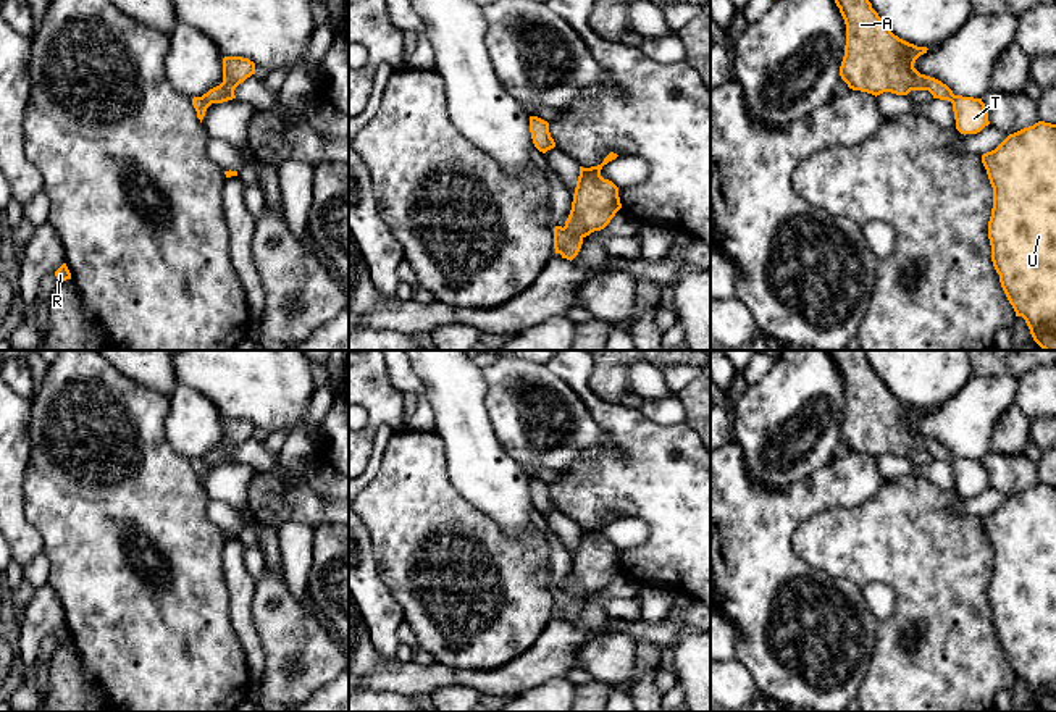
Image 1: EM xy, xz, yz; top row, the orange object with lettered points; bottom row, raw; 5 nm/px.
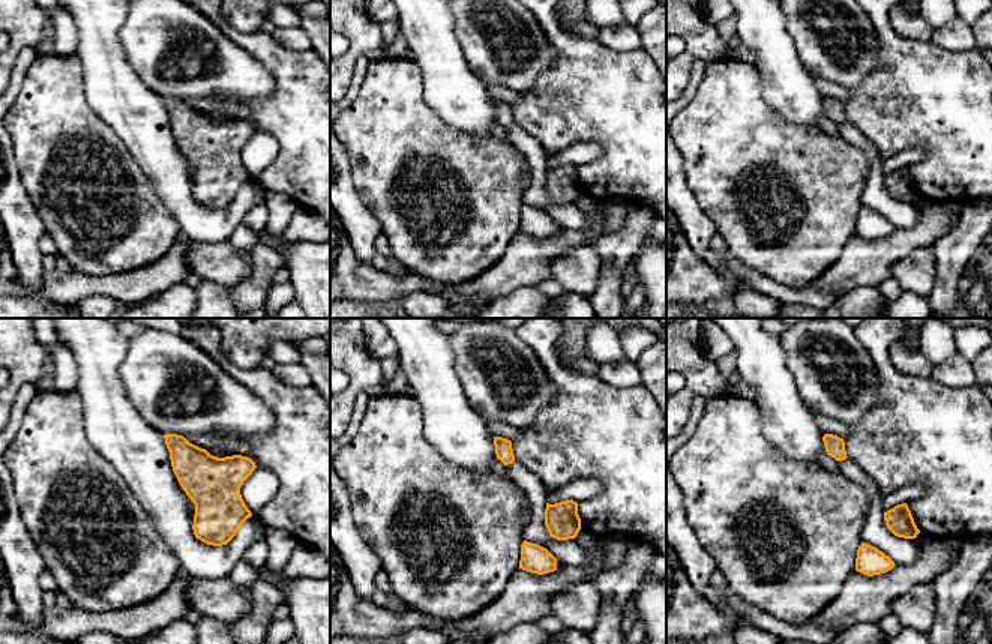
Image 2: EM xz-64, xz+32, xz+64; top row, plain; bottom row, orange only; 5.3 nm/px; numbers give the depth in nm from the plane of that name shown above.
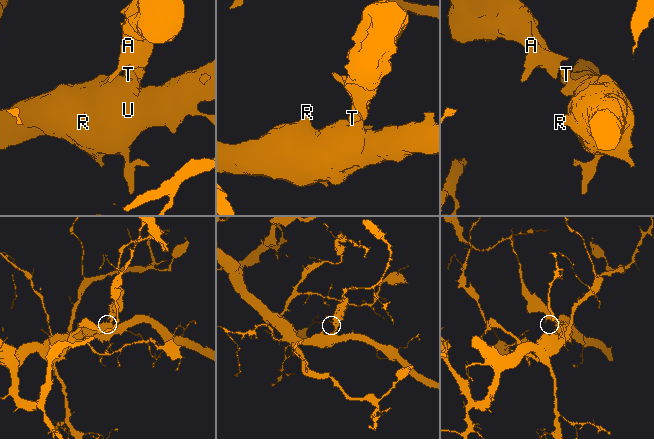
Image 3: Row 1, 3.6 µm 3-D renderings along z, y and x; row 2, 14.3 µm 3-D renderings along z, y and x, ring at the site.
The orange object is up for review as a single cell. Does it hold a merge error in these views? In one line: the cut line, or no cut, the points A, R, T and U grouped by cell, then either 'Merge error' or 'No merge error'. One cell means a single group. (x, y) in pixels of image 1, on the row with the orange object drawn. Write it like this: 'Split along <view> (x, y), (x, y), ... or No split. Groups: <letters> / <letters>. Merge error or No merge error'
Split along xz (564, 226), (582, 238). Groups: A / R T U. Merge error

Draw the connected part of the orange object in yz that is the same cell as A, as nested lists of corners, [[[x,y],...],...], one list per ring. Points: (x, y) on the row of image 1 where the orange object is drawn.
[[[835,0],[846,24],[840,76],[853,90],[907,95],[928,90],[951,102],[956,95],[941,81],[920,74],[914,63],[927,47],[909,44],[891,32],[869,0]]]

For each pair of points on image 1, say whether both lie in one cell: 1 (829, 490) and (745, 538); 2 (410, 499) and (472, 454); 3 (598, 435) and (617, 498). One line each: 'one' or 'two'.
1: one
2: two
3: two

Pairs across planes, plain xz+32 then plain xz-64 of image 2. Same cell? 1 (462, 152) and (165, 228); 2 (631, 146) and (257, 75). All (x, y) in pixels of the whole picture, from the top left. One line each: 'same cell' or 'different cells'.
1: same cell
2: different cells

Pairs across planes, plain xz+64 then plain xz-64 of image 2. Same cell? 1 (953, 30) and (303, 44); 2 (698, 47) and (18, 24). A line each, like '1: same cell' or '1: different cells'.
1: same cell
2: same cell

